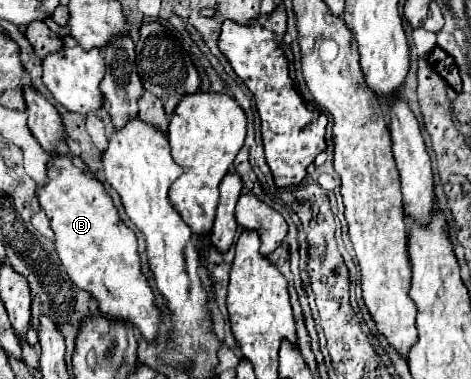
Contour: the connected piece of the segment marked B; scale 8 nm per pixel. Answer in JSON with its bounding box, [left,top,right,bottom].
[38,156,162,342]

